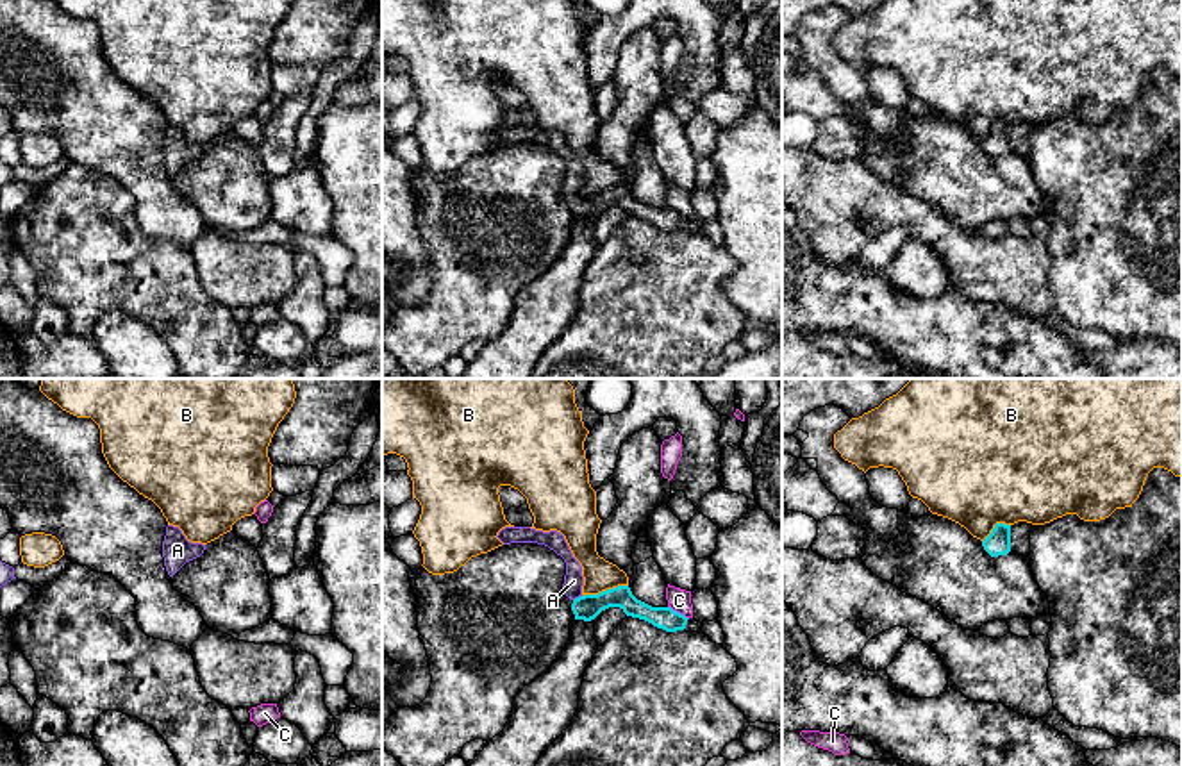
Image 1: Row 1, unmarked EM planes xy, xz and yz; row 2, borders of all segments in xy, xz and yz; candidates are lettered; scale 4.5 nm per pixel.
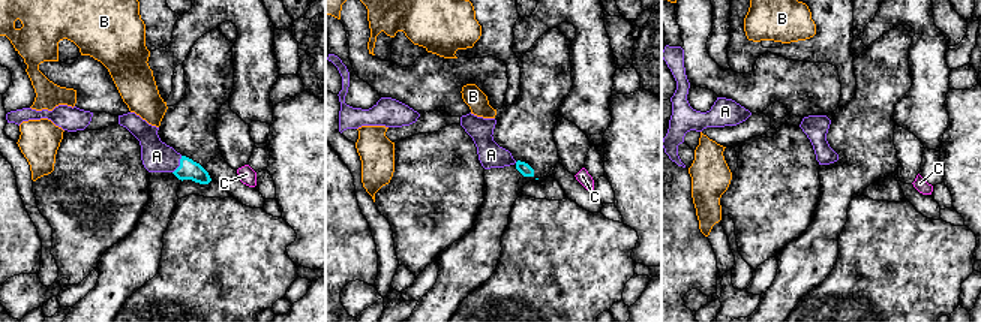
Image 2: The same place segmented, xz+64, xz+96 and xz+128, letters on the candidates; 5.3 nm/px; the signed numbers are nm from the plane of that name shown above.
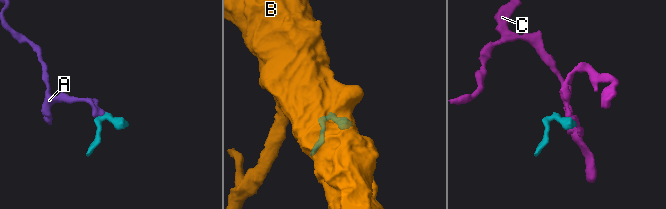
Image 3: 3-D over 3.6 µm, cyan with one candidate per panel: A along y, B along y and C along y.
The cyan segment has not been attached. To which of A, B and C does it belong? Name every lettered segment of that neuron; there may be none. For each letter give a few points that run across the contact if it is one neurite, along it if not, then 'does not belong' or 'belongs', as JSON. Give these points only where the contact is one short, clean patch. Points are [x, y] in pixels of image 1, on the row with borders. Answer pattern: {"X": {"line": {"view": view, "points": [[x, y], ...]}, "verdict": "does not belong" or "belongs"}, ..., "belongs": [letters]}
{"A": {"line": {"view": "xz", "points": [[586, 607], [579, 597], [574, 581]]}, "verdict": "belongs"}, "B": {"verdict": "does not belong"}, "C": {"line": {"view": "xz", "points": [[668, 606], [688, 618]]}, "verdict": "does not belong"}, "belongs": ["A"]}

